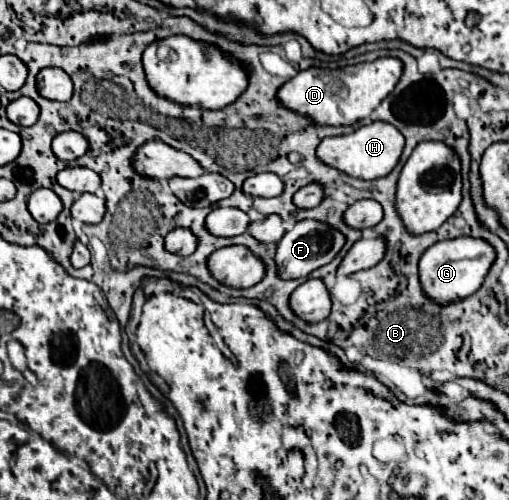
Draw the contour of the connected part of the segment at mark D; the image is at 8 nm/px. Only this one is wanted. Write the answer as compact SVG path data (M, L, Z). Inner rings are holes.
M382 57L382 59L376 59L374 63L342 67L342 69L318 69L318 67L312 67L312 69L300 71L292 79L288 79L278 89L276 99L280 101L282 107L308 117L312 121L312 125L334 125L334 127L352 125L352 123L368 117L380 105L380 101L386 99L392 93L392 89L398 83L400 75L402 75L402 63L398 59L394 59L394 57Z

